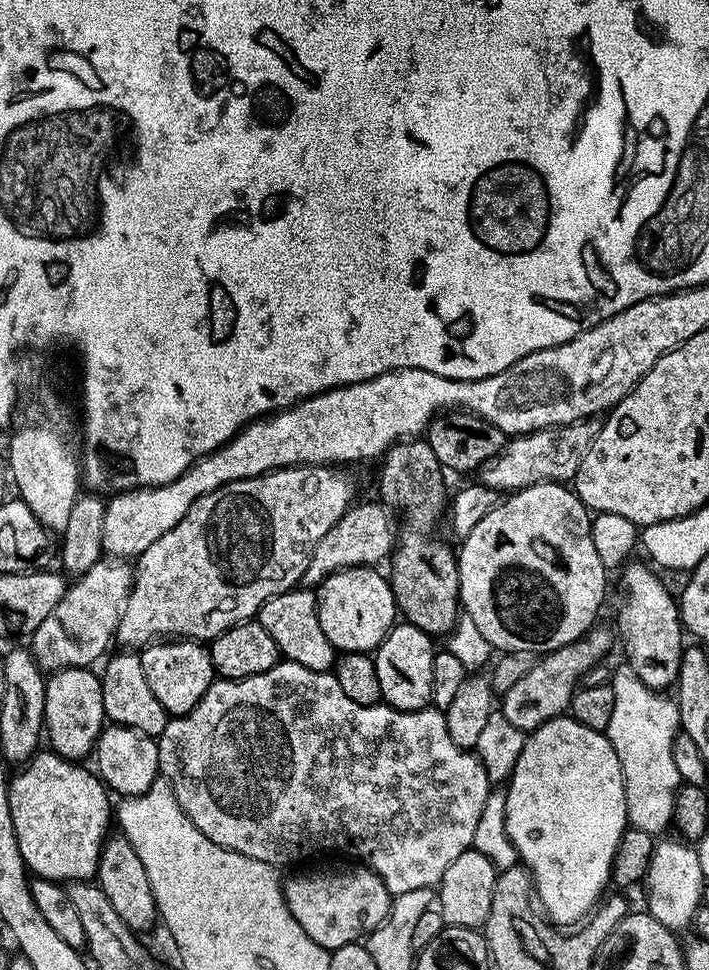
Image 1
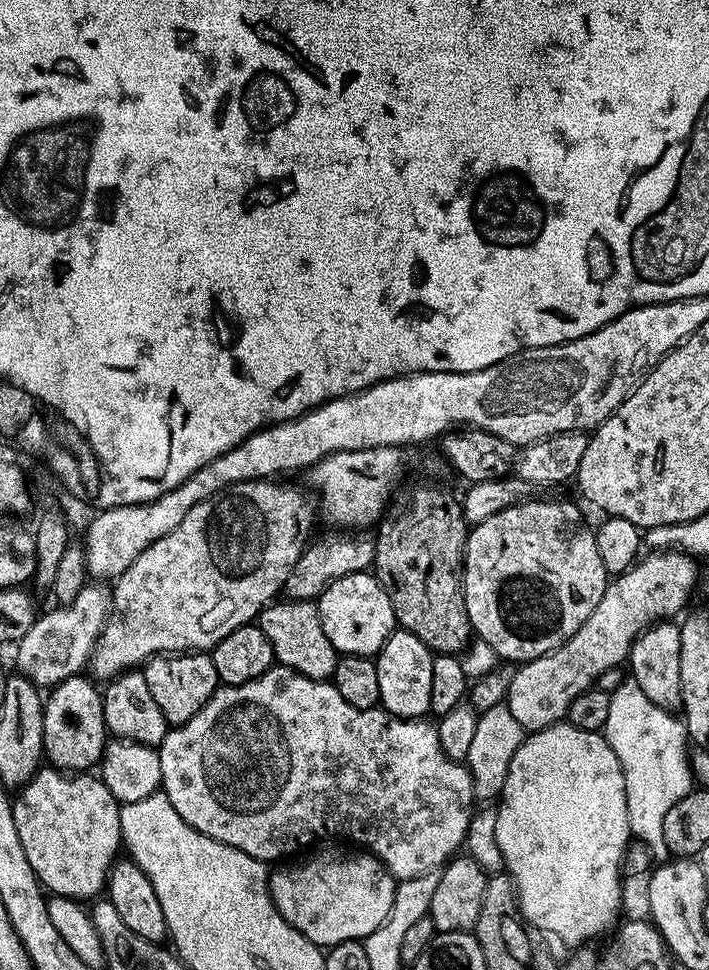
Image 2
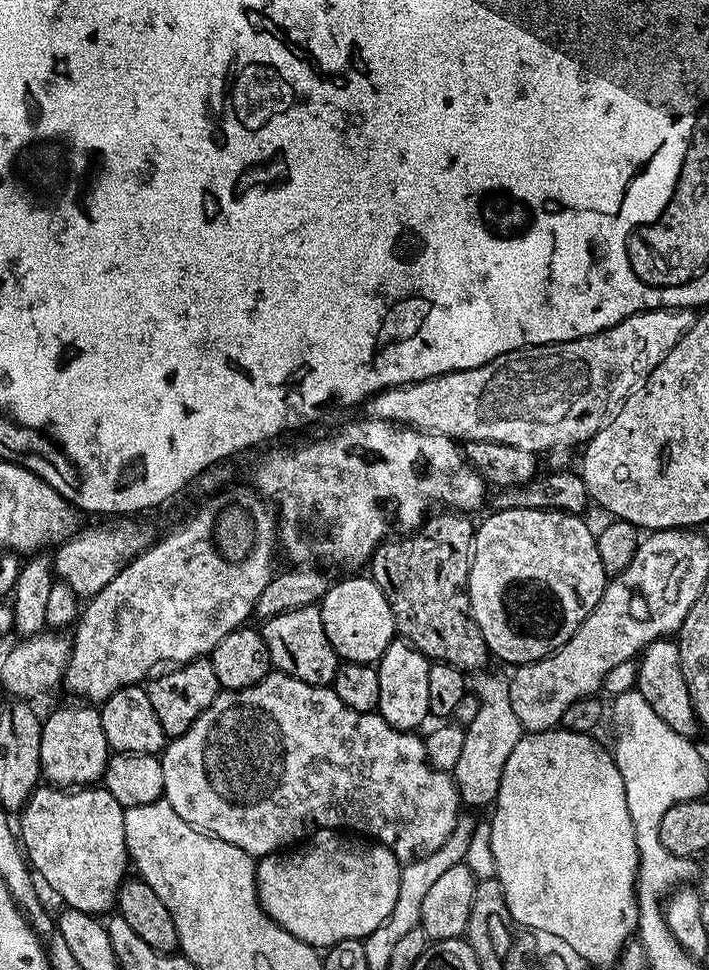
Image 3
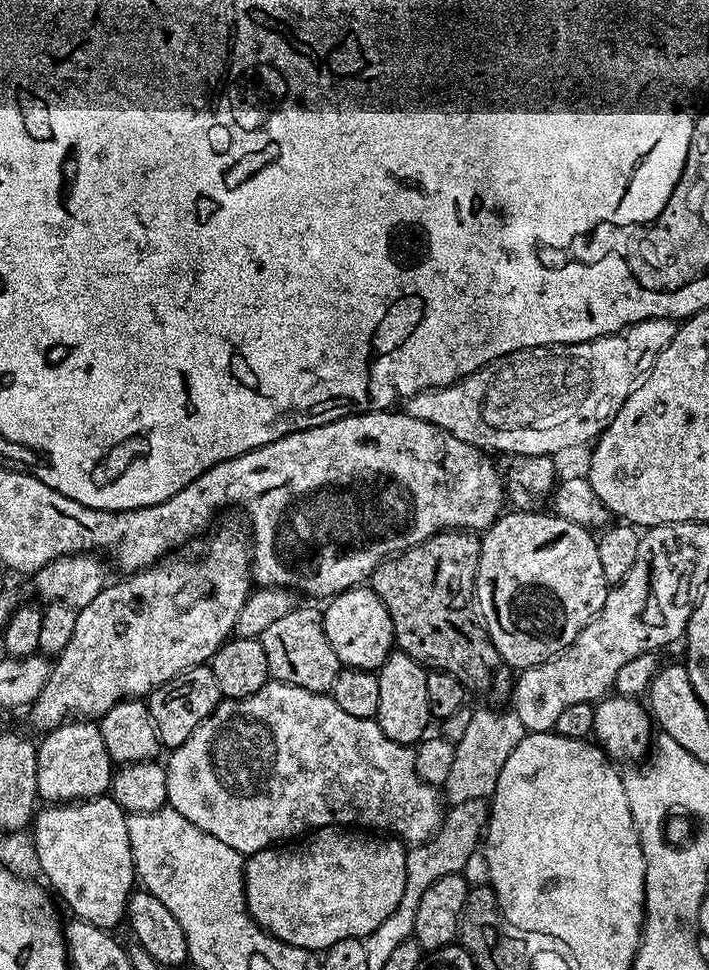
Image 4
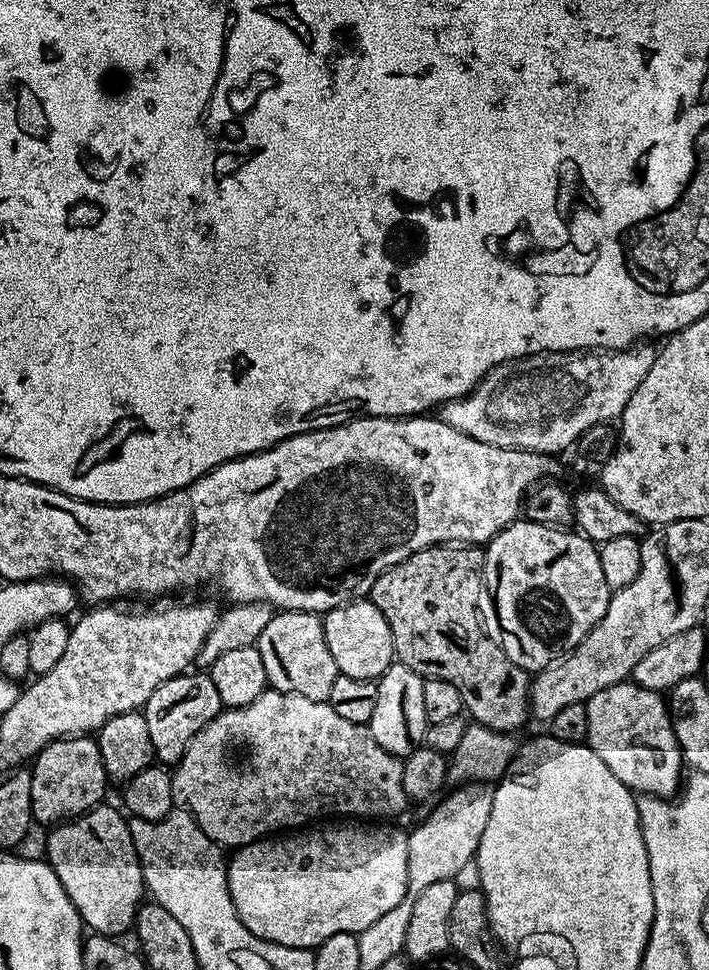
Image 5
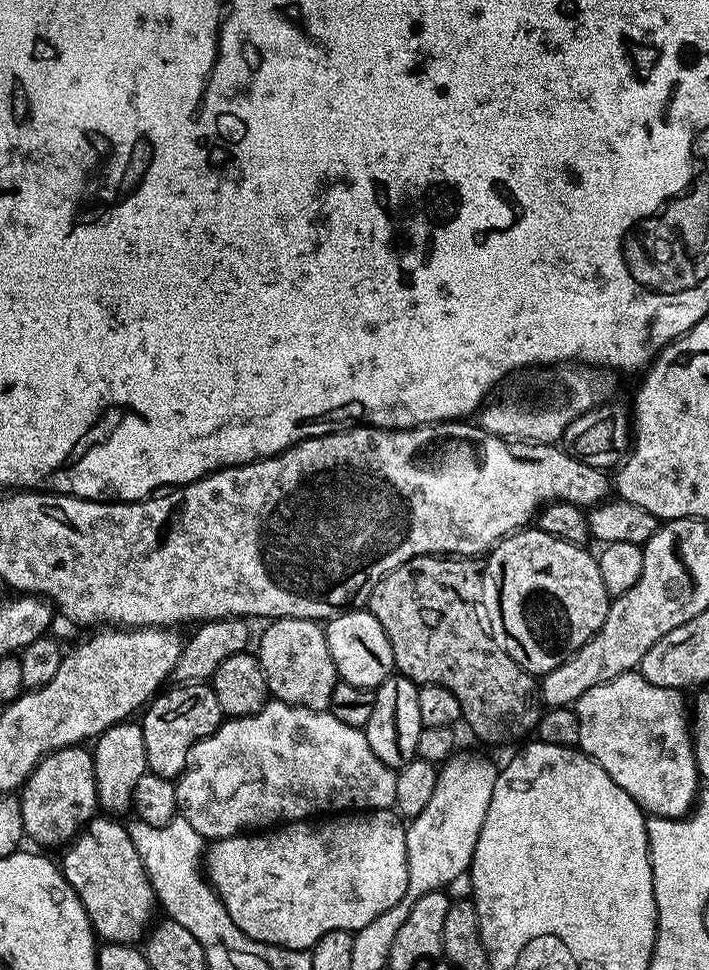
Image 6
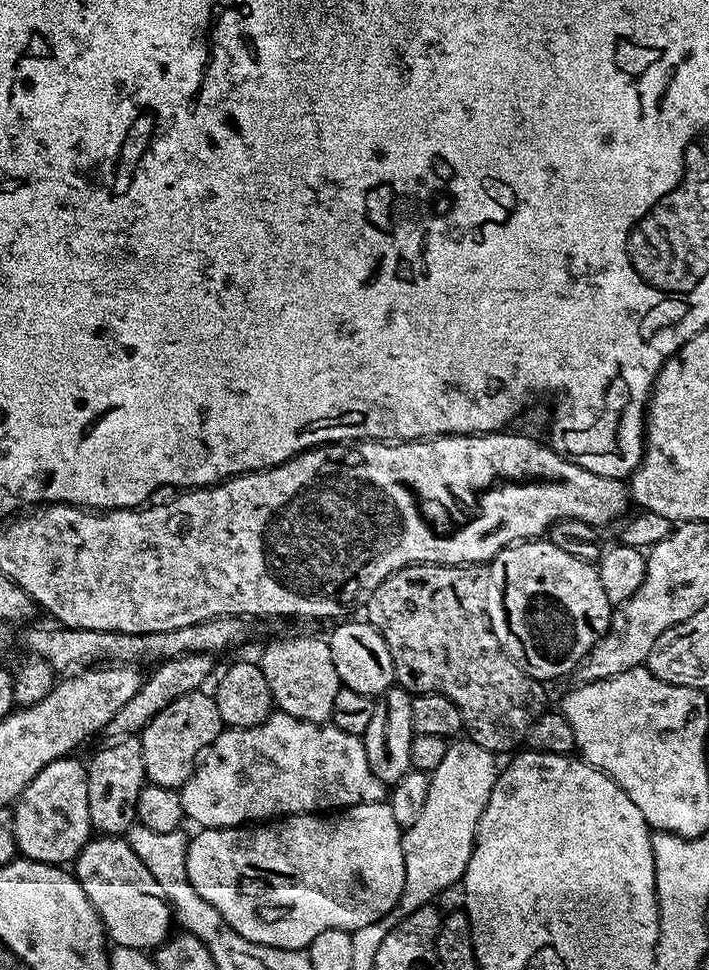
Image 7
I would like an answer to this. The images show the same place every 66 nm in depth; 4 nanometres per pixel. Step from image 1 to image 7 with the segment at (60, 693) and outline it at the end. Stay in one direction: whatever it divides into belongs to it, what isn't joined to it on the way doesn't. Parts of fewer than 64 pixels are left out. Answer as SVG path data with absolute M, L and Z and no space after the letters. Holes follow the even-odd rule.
M72 759L47 764L15 801L12 821L16 851L25 860L57 866L71 865L93 835L88 805L88 769L83 759Z

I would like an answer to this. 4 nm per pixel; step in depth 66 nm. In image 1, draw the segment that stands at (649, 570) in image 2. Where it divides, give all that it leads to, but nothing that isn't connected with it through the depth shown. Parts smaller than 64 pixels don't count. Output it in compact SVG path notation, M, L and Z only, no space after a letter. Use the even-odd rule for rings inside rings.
M593 626L574 643L541 655L530 670L530 674L518 678L515 686L510 686L510 690L503 693L502 711L513 726L527 734L540 728L547 720L563 716L569 711L572 693L581 683L583 675L605 659L604 655L612 648L612 640L614 644L613 633L611 631L608 633L606 629L600 627Z

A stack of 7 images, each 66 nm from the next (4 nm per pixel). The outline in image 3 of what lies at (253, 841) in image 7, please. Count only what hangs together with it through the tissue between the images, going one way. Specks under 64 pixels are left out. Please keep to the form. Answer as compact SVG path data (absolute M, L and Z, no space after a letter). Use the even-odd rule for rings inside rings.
M320 828L299 846L293 847L291 850L272 852L268 856L261 856L256 860L256 893L260 899L262 910L271 920L278 922L278 926L282 926L282 930L294 934L294 938L312 945L317 950L327 950L333 944L343 940L363 940L365 936L378 930L378 926L382 926L382 922L386 922L386 918L390 918L390 910L394 910L394 902L398 902L401 867L402 862L384 844L377 844L368 838L357 838L355 835L345 834L335 828Z

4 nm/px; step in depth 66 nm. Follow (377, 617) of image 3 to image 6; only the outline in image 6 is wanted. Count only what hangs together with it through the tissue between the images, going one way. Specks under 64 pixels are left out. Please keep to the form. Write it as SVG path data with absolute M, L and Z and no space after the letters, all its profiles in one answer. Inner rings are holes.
M349 610L327 621L324 628L326 642L330 646L330 658L336 667L336 675L350 686L377 689L381 682L393 675L392 647L386 630L367 610Z

